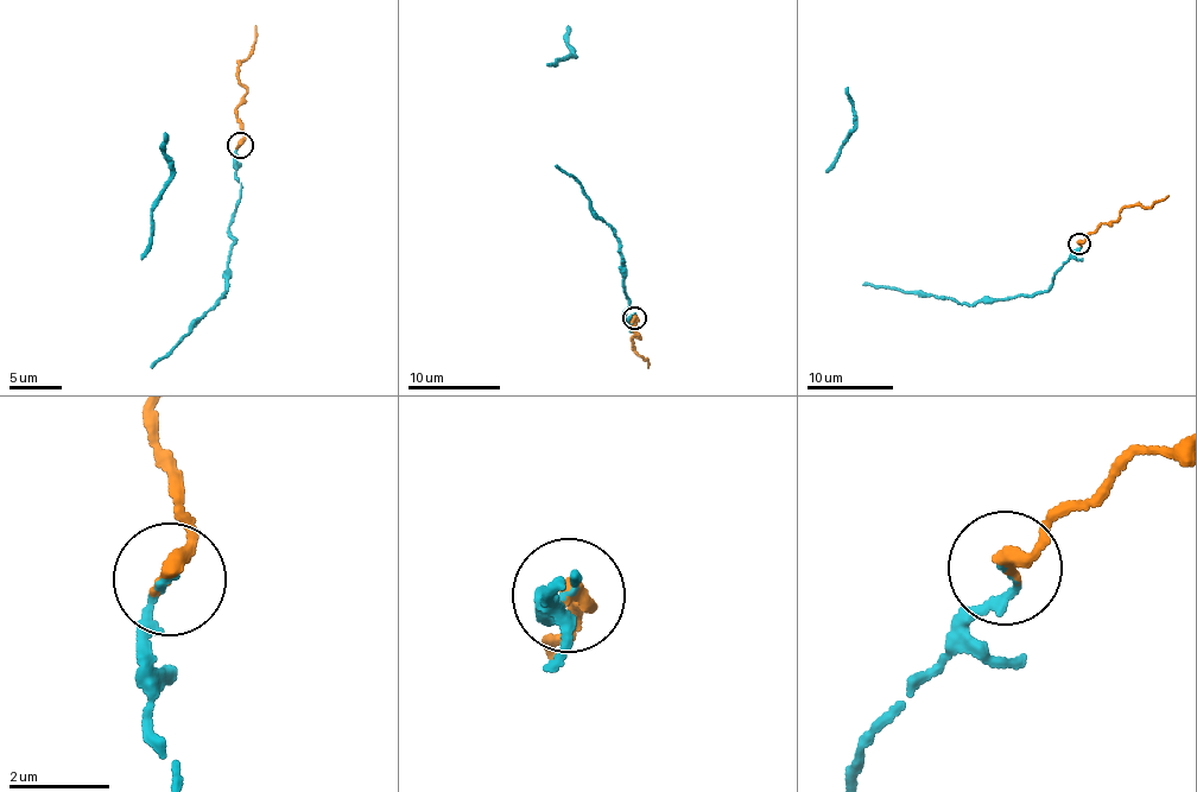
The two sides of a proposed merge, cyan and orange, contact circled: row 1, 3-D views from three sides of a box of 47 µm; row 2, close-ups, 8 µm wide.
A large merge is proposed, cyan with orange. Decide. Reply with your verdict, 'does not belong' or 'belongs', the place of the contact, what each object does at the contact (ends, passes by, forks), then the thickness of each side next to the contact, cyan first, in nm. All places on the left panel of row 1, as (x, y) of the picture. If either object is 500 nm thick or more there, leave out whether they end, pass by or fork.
belongs; place (240, 145); cyan ends; orange ends; calibres 100 and 320 nm

